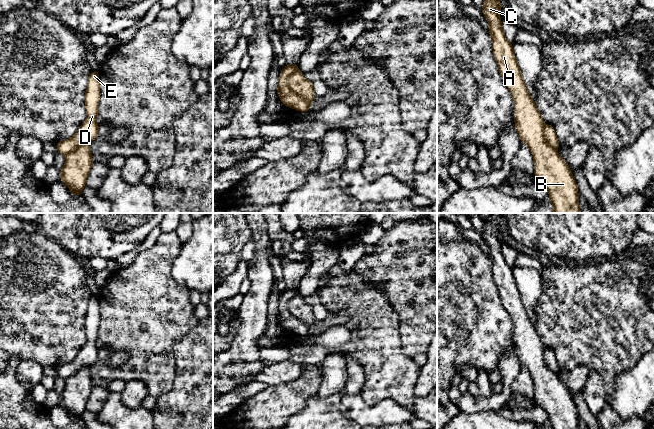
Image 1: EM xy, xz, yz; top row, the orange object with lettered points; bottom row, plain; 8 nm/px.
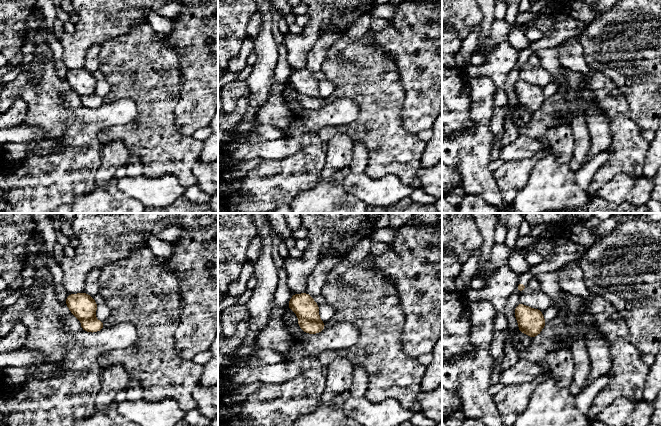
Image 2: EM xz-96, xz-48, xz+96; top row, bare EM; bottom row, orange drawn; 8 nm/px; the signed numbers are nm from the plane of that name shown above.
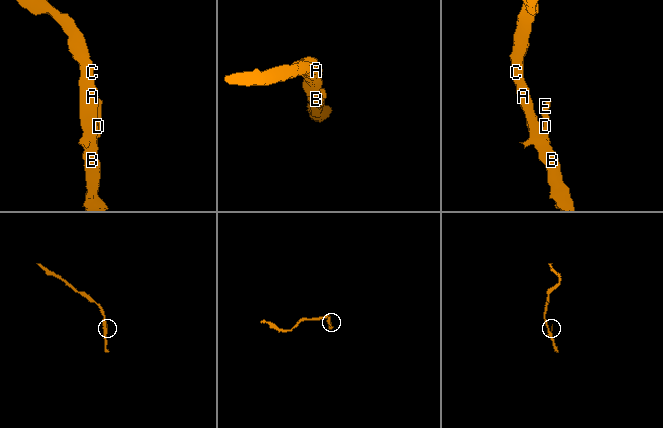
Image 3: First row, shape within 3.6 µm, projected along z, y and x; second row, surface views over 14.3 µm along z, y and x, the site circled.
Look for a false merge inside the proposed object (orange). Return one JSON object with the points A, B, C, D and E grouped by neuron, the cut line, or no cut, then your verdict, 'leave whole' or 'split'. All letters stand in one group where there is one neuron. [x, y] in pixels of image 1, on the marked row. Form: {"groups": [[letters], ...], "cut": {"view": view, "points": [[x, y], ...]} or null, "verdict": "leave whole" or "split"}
{"groups": [["A", "B", "C"], ["D", "E"]], "cut": {"view": "xz", "points": [[297, 69], [288, 78], [288, 87], [310, 102]]}, "verdict": "split"}

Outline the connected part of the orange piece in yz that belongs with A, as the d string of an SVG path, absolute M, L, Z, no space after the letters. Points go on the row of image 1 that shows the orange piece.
M484 0L481 11L489 23L499 73L514 100L514 126L520 142L525 142L533 155L534 175L547 188L553 213L581 213L577 182L570 166L545 141L543 118L524 83L513 44L505 37L499 17L501 9L500 0Z

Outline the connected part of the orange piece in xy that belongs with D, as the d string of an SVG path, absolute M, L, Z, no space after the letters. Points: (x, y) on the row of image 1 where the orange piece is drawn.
M91 71L85 92L87 118L73 137L57 143L57 153L67 155L81 144L89 143L98 136L97 114L100 100L99 71Z

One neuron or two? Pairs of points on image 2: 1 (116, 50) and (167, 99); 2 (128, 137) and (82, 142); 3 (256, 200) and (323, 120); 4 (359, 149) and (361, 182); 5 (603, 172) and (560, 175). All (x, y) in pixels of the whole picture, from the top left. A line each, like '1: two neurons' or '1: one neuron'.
1: one neuron
2: two neurons
3: one neuron
4: two neurons
5: two neurons

